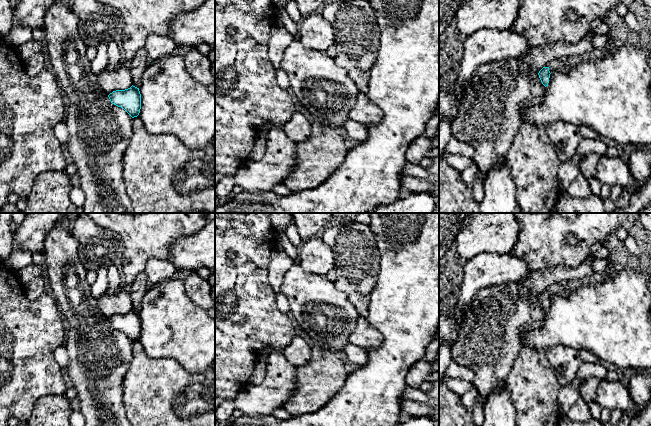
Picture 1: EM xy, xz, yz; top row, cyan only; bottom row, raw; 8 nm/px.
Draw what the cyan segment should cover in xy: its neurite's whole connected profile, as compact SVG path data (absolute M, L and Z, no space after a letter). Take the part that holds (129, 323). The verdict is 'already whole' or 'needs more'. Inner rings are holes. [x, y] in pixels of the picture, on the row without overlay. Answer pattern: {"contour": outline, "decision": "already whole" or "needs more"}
{"contour": "M131 310L125 314L116 314L108 319L112 328L123 332L132 342L137 341L141 333L139 312Z", "decision": "already whole"}

